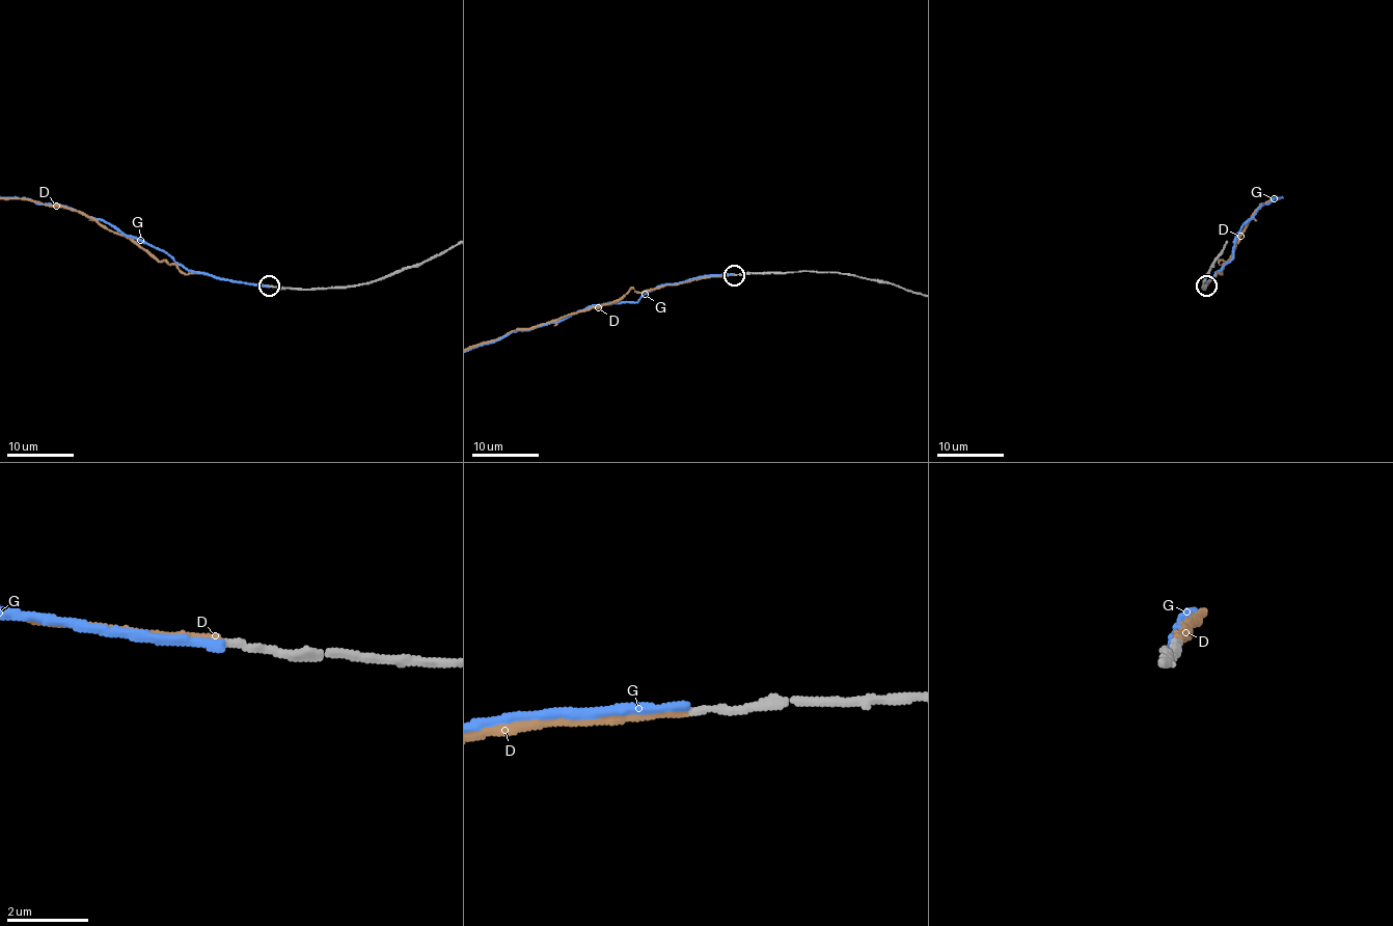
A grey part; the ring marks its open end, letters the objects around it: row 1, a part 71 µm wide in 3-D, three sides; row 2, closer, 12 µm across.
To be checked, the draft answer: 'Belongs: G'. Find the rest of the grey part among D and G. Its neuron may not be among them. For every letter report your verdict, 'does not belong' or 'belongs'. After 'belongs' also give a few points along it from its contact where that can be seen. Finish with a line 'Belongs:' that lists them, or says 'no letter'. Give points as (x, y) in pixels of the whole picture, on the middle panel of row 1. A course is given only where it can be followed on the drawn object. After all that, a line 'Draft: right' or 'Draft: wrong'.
D: belongs
G: does not belong
Belongs: D
Draft: wrong

